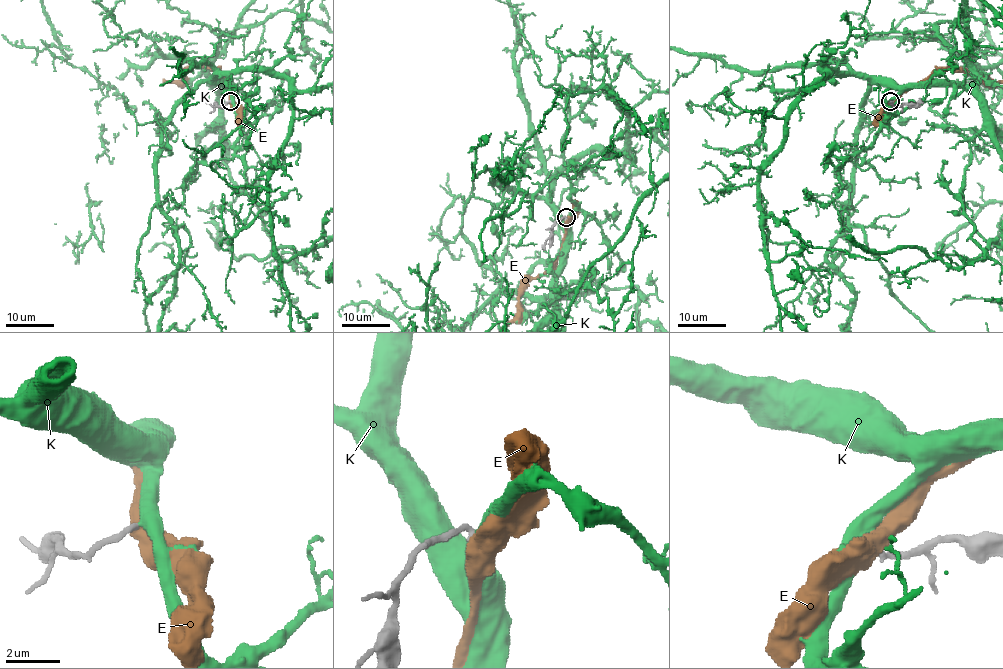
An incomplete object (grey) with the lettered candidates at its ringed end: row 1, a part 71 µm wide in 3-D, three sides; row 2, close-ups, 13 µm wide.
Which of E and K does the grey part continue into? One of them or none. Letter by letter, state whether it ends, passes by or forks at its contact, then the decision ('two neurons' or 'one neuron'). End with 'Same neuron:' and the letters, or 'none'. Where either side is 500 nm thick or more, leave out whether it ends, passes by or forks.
E: two neurons
K: it passes by | one neuron
Same neuron: K

